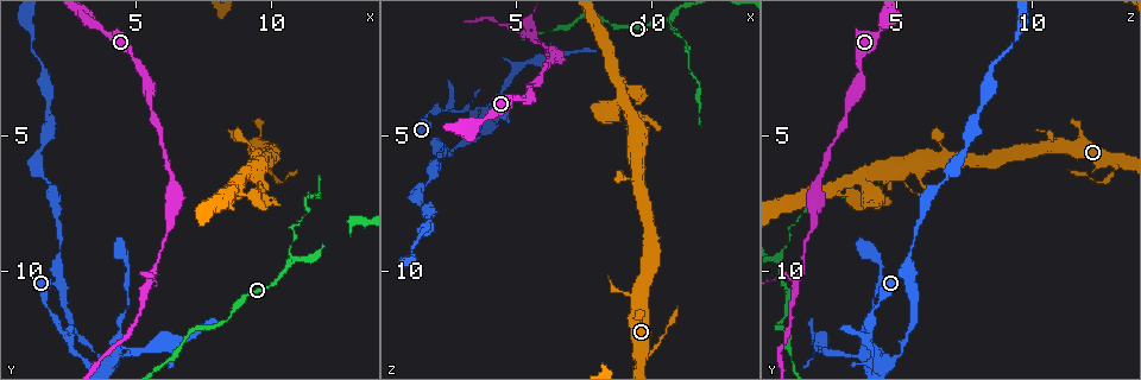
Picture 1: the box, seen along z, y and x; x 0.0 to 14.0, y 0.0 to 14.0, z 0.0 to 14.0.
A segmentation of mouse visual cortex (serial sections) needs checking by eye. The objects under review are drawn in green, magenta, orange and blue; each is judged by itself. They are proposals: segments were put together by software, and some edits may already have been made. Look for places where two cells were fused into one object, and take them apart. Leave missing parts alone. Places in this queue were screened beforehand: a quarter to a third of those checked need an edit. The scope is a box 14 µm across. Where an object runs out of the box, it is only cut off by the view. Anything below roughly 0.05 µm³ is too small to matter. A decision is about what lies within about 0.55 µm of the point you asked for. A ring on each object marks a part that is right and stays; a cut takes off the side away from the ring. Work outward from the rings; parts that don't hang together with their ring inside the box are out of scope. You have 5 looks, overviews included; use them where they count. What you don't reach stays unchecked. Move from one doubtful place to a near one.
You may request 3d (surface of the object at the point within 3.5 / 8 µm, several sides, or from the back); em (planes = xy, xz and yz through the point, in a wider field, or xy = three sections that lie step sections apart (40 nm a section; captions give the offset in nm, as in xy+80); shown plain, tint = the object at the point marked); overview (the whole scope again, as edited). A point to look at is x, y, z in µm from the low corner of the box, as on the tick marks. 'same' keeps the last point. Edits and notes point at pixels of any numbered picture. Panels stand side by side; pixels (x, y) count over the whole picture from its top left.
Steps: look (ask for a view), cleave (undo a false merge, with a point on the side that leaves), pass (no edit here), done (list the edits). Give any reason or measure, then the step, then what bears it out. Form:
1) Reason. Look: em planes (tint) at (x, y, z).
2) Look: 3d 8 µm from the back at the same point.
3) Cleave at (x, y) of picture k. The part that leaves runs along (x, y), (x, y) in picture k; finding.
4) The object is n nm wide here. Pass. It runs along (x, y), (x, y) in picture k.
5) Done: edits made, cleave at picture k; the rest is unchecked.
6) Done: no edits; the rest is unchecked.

Calibre changes. Look: 3d 3.5 µm at (5.6, 10.4, 1.3).

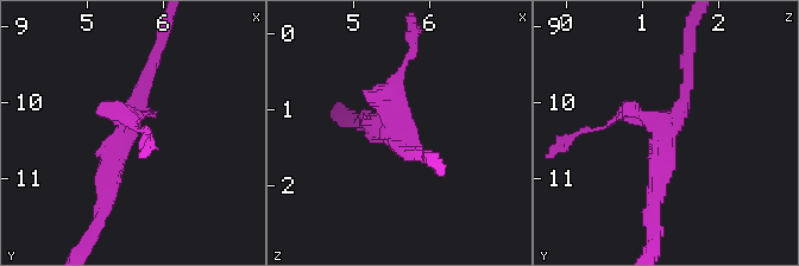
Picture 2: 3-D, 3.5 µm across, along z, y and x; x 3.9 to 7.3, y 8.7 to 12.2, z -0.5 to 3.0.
3 arms meet here; the arms are 150, 200, 300 nm wide; need the tissue. Look: em xy step 2 (tint) at (5.50, 10.30, 1.35).

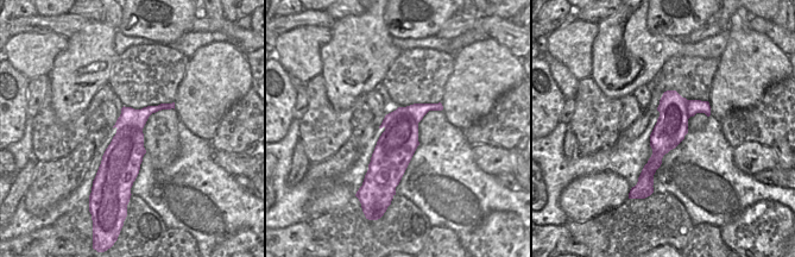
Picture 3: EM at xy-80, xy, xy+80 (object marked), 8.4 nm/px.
Cleave at (114, 111) of picture 2. The part that leaves runs along (388, 126), (413, 36) in picture 2; a second cell is stuck on.

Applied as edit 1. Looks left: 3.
Three arms meet. Look: 3d 3.5 µm at (4.3, 13.0, 3.9).

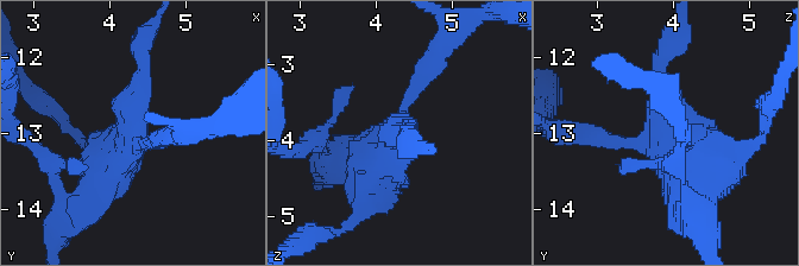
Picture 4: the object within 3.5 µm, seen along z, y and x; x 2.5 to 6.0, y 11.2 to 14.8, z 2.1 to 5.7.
3 arms meet here; the arms are 200, 350, 500 nm wide; shape alone is not enough. Look: em xy step 5 (tint) at (4.30, 13.10, 3.85).

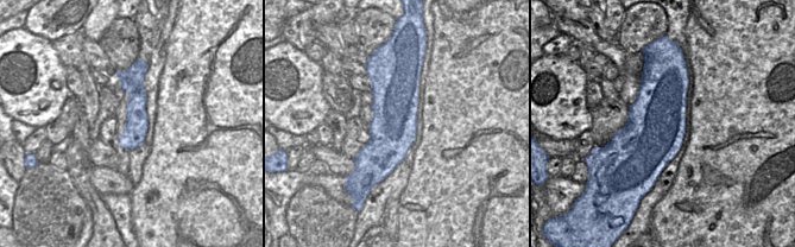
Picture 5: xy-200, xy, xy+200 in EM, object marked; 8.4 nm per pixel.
Pass. It runs along (354, 157), (395, 139), (432, 65) in picture 4; all the same cell.

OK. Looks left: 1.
Done: edits made, cleave at picture 2; the rest is unchecked.

